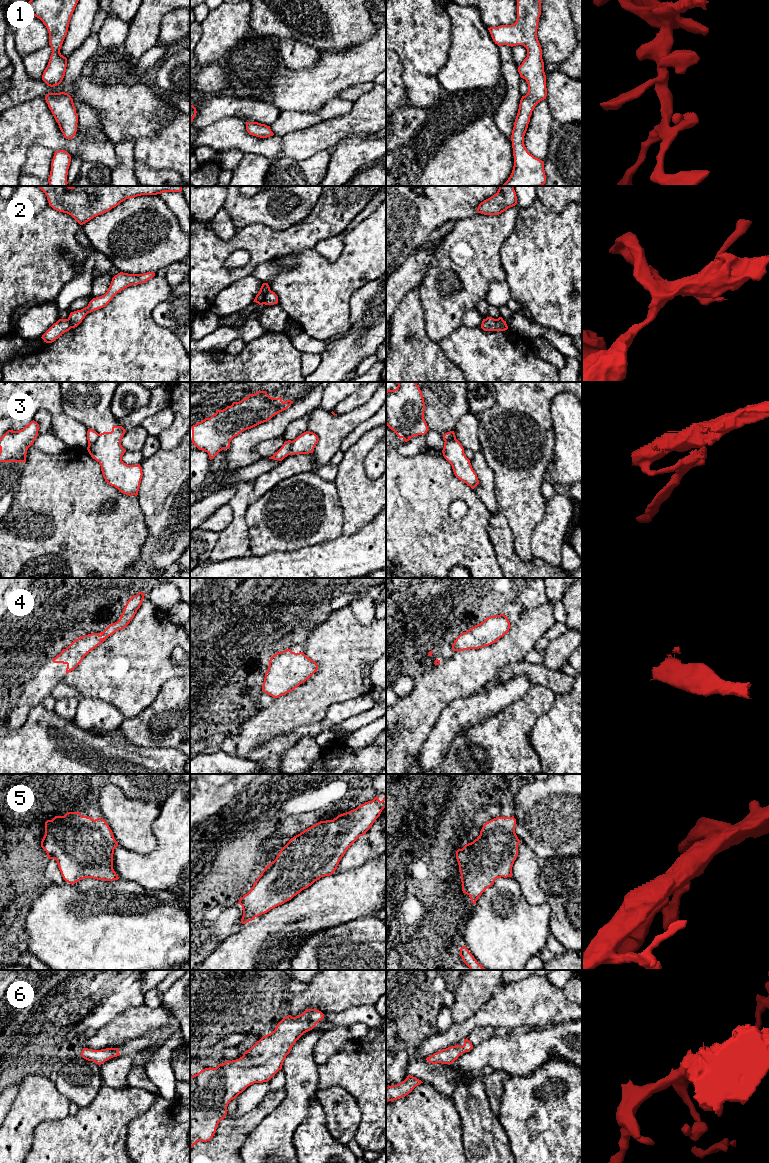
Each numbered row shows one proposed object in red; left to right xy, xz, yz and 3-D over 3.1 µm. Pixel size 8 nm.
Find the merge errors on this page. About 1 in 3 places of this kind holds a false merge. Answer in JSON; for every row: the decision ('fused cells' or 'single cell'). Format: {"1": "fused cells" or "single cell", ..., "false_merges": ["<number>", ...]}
{"1": "single cell", "2": "fused cells", "3": "fused cells", "4": "single cell", "5": "single cell", "6": "single cell", "false_merges": ["2", "3"]}

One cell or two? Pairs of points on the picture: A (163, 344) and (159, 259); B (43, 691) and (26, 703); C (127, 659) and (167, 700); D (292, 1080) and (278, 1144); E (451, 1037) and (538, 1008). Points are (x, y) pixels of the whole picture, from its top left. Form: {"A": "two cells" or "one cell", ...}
{"A": "two cells", "B": "one cell", "C": "two cells", "D": "one cell", "E": "one cell"}

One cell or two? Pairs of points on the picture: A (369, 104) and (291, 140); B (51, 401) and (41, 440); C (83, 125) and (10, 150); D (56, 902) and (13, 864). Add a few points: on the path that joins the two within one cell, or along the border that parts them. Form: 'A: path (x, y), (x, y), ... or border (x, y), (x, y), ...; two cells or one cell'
A: path (350, 119), (343, 126), (310, 140); one cell
B: border (54, 435), (68, 447); two cells
C: border (77, 129), (83, 134), (91, 128), (100, 132); two cells
D: border (51, 882), (33, 902), (30, 910); two cells

